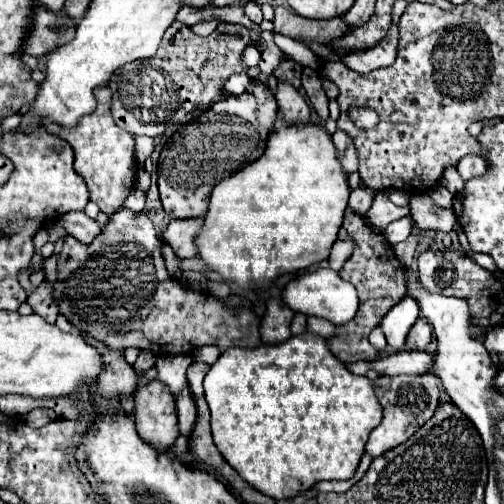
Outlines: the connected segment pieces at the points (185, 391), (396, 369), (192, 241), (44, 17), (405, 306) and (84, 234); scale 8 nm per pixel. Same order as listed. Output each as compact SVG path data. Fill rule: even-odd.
M182 388L182 392L178 394L176 400L178 406L178 426L180 426L180 434L182 436L190 436L194 424L196 424L196 402L192 398L190 388Z
M402 350L370 364L378 374L422 374L432 366L432 356L426 352Z
M186 218L172 220L164 230L164 242L168 242L180 258L196 256L196 236L204 226L204 218Z
M36 6L32 20L34 28L26 38L24 50L34 58L50 54L52 50L72 42L76 36L76 20L64 12L52 12L44 6Z
M406 296L404 300L400 300L400 304L396 304L396 308L392 308L384 318L382 318L382 332L388 340L388 346L392 346L394 350L402 350L404 342L406 342L406 334L410 332L410 328L414 326L416 318L418 318L418 304L416 300L412 300L410 296Z
M68 212L60 218L60 222L66 228L66 232L82 244L90 244L100 234L98 222L88 218L84 212Z

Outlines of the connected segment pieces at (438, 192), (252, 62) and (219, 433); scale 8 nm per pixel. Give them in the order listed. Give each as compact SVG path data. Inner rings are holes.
M436 186L436 188L432 188L430 192L428 192L428 196L432 198L432 202L434 202L434 206L436 208L442 208L442 210L448 210L448 208L452 208L454 195L448 192L447 188L444 186Z
M248 46L244 52L242 52L242 64L244 66L248 66L248 68L252 68L252 66L256 66L258 64L258 60L260 60L260 52L258 52L258 48L256 46Z
M304 332L300 336L292 336L288 342L284 344L276 344L276 346L258 346L254 350L246 350L246 348L228 348L226 352L220 354L218 362L210 368L210 372L204 378L204 392L206 392L206 402L210 406L212 412L212 436L214 436L214 444L220 450L220 454L224 456L224 460L258 492L276 498L276 500L284 500L284 498L294 498L302 492L308 492L316 482L322 480L348 480L354 476L360 458L364 454L364 446L368 442L368 434L380 424L382 420L382 406L374 396L374 388L372 382L366 376L356 376L352 372L346 370L346 366L336 360L336 356L332 356L332 352L328 352L326 340L320 336L312 336L312 332Z

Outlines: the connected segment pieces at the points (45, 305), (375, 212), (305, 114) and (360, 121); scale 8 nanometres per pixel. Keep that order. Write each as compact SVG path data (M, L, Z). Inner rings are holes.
M40 284L34 294L28 296L28 304L34 308L36 314L40 314L44 320L48 320L48 324L54 324L56 316L58 316L58 304L54 300L54 292L50 284Z
M378 192L374 196L374 204L366 214L368 224L372 224L378 230L384 230L390 222L400 220L410 214L410 206L394 206L390 200L384 200L384 192Z
M278 82L276 102L278 102L278 108L282 110L284 120L288 124L304 124L304 122L310 120L308 104L302 98L302 94L296 88L292 88L292 84Z
M352 108L352 110L350 110L350 116L352 116L352 120L354 120L354 124L356 124L358 128L372 128L372 124L378 122L376 112L364 110L364 108Z

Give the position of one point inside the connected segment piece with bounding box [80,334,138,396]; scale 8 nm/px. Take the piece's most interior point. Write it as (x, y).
(118, 377)

